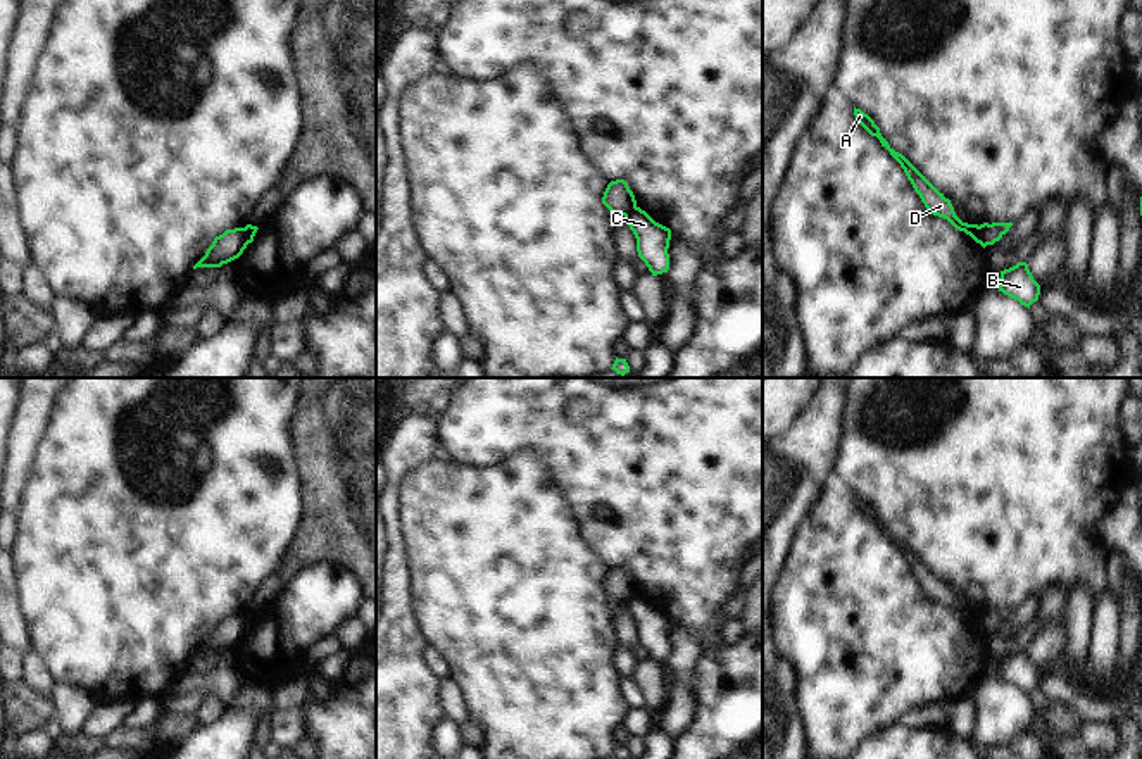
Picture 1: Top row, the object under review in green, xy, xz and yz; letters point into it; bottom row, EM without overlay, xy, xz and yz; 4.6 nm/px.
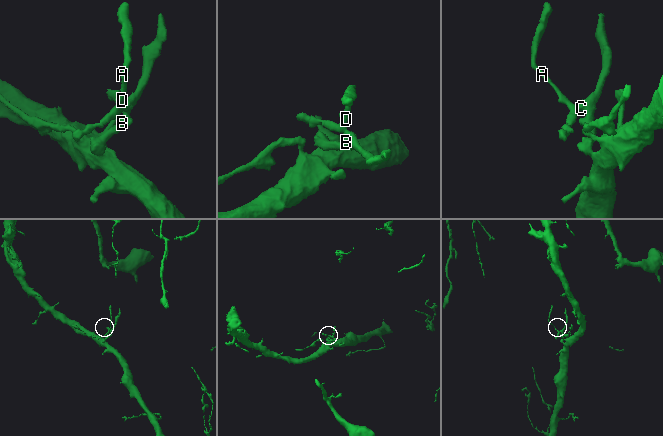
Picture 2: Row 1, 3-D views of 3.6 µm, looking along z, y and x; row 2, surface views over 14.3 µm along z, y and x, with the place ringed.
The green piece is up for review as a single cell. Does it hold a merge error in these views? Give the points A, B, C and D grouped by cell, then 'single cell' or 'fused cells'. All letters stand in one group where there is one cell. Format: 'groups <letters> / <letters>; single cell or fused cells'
groups A D / B C; fused cells

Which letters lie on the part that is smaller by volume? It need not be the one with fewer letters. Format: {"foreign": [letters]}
{"foreign": ["A", "D"]}

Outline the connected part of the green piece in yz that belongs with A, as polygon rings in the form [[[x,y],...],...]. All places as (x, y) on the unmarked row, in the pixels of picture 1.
[[[854,493],[854,502],[857,505],[857,509],[871,521],[871,523],[876,523],[882,530],[882,533],[885,533],[890,542],[900,550],[900,554],[904,555],[907,566],[911,568],[914,578],[919,581],[921,588],[925,590],[926,597],[933,602],[938,602],[938,604],[944,604],[947,605],[956,616],[959,618],[964,618],[966,621],[969,621],[976,630],[980,630],[983,635],[987,631],[983,631],[980,626],[978,626],[978,611],[968,611],[968,609],[963,609],[956,599],[954,599],[954,593],[951,590],[949,585],[944,583],[944,580],[940,580],[902,540],[895,538],[888,528],[882,523],[880,519],[880,514],[875,511],[875,507],[864,500],[861,495],[856,495]]]

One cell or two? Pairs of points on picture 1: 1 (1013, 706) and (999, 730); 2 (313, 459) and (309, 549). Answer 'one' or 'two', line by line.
1: one
2: one

